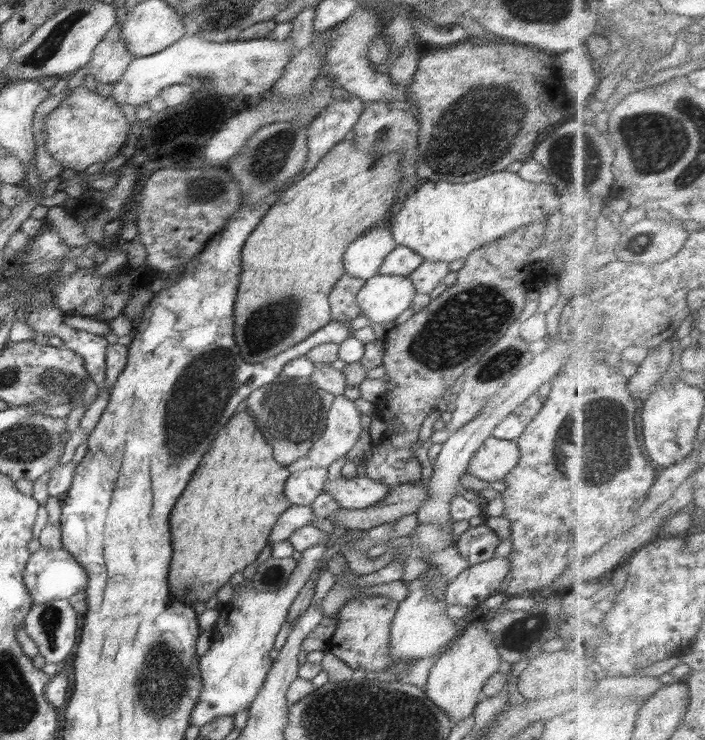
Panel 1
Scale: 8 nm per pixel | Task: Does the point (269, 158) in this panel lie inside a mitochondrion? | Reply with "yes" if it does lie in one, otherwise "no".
yes

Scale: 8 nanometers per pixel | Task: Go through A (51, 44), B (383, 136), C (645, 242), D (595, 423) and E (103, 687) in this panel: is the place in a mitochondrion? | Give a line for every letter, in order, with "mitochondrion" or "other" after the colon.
A: mitochondrion
B: mitochondrion
C: mitochondrion
D: mitochondrion
E: other

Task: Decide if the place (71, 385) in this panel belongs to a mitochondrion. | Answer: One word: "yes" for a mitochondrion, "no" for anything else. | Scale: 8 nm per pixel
yes

